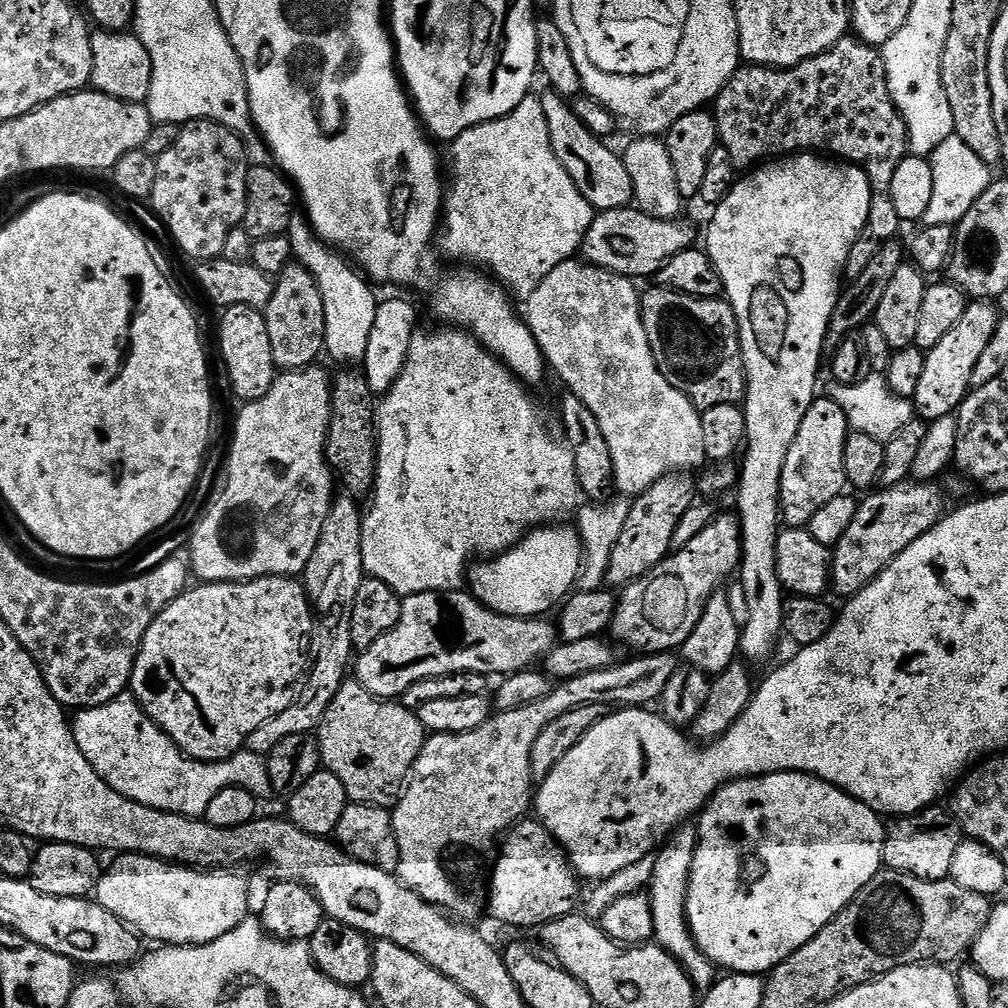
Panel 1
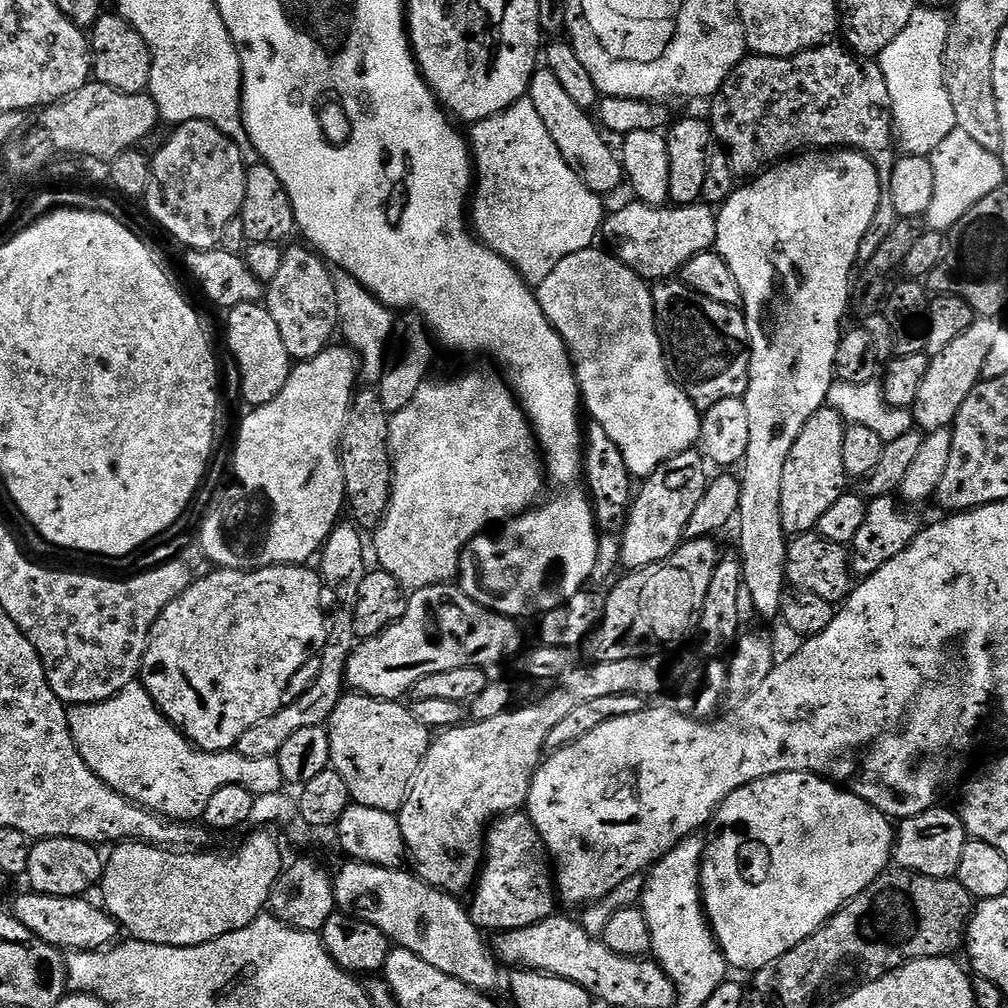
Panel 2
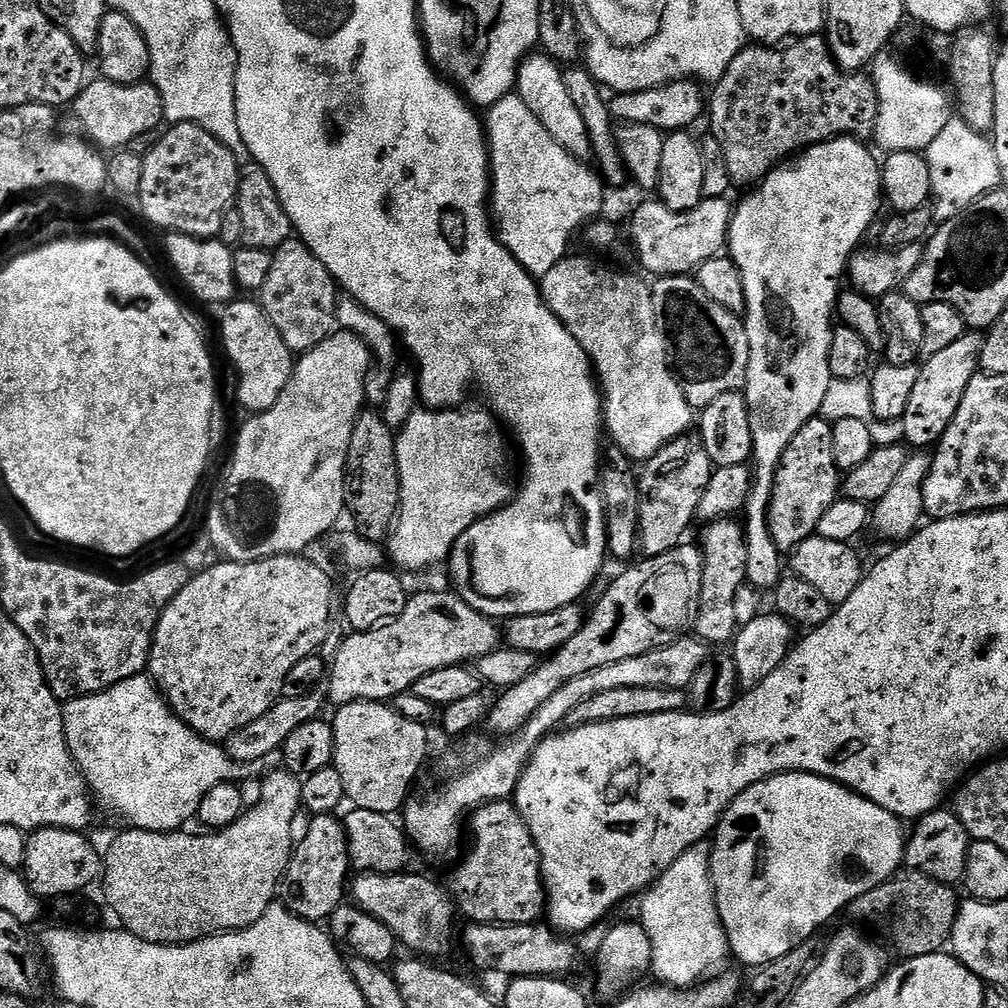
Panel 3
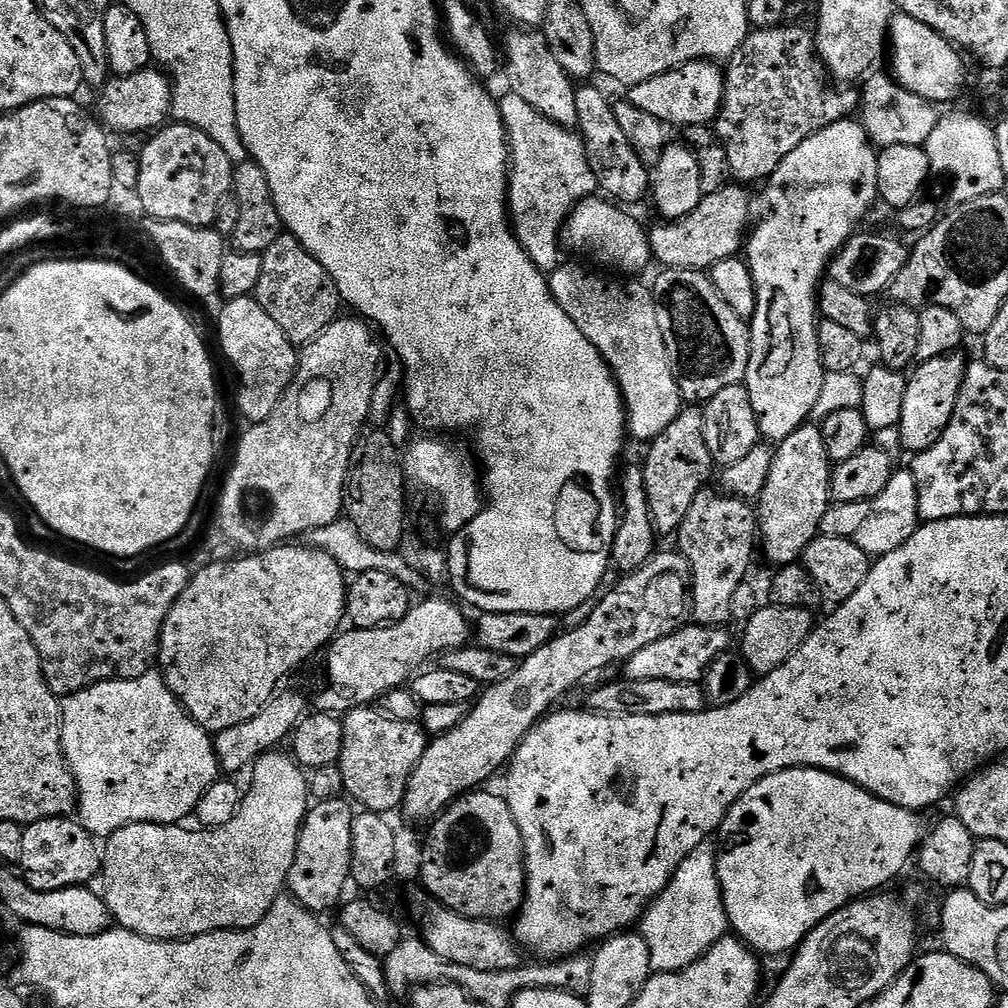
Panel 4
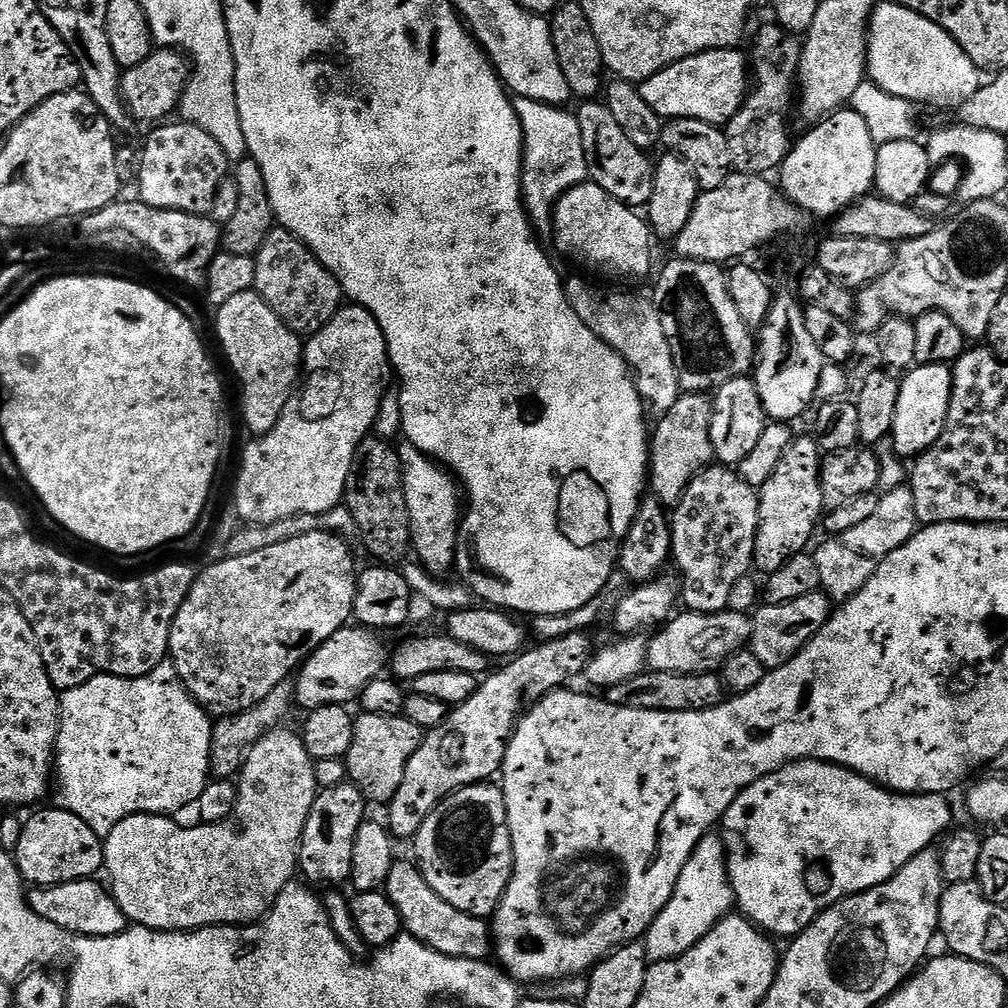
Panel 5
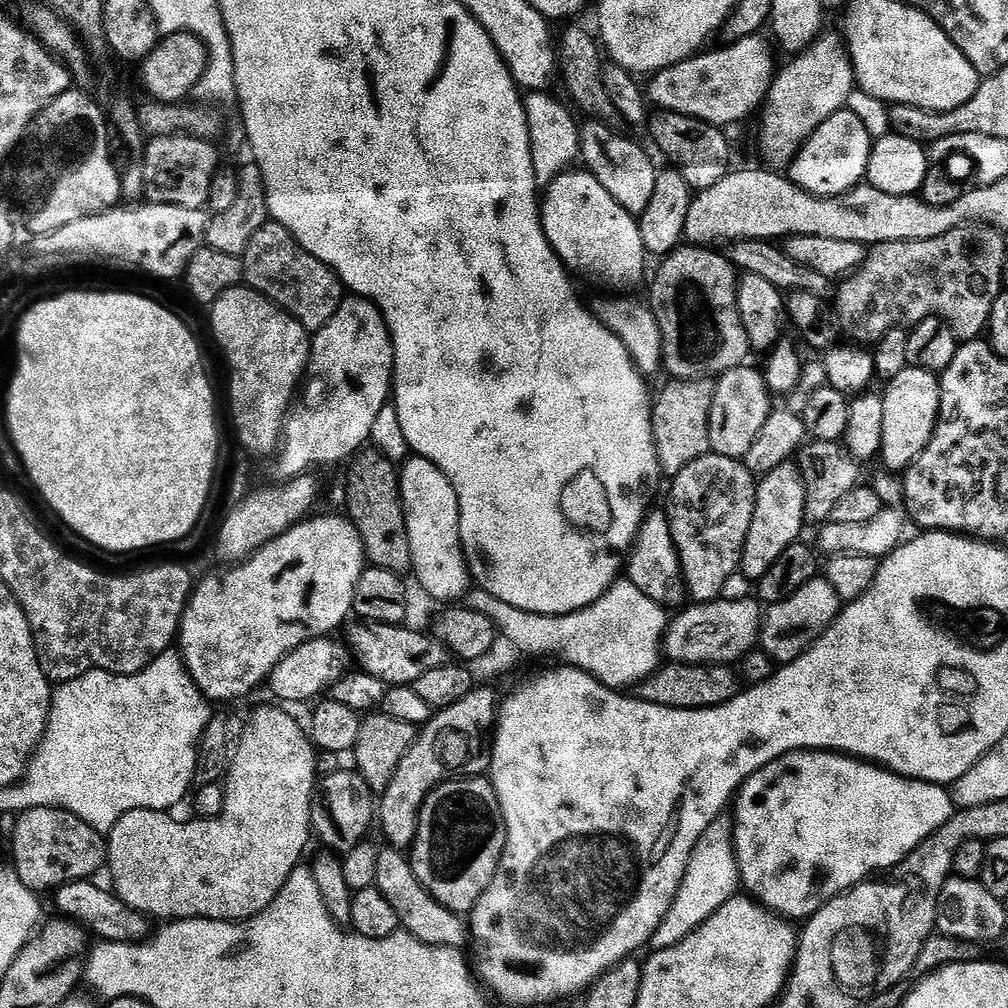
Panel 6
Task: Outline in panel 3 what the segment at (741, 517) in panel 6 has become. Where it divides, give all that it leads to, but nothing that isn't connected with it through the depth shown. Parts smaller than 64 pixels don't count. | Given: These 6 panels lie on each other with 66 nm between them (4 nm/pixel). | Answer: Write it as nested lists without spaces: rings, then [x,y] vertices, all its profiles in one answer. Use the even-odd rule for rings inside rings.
[[[732,518],[714,520],[703,525],[704,533],[698,539],[698,547],[704,556],[702,570],[702,598],[694,632],[710,646],[731,645],[738,631],[738,614],[734,611],[734,597],[748,579],[746,570],[746,533],[743,523]]]

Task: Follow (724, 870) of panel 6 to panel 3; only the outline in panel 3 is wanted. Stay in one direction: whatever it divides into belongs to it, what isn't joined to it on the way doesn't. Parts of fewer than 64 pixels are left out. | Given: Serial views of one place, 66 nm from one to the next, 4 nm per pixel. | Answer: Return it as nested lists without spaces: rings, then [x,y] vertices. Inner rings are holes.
[[[711,839],[700,840],[694,846],[690,846],[690,850],[686,850],[686,854],[682,854],[682,858],[678,858],[674,862],[674,866],[670,866],[666,871],[660,873],[660,879],[652,883],[652,887],[643,893],[644,901],[640,904],[639,923],[644,925],[646,934],[650,934],[650,946],[652,947],[652,967],[651,975],[657,976],[657,981],[663,982],[672,988],[695,988],[705,978],[711,977],[717,970],[725,967],[724,959],[729,959],[730,949],[728,947],[728,935],[722,926],[722,918],[718,914],[718,906],[716,905],[716,891],[714,890],[714,882],[712,881],[712,846]]]

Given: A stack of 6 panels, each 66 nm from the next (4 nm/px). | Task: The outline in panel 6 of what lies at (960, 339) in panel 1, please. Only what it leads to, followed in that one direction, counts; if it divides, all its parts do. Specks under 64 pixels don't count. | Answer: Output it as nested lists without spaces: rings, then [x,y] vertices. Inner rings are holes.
[[[909,366],[902,370],[893,380],[887,381],[886,390],[883,389],[884,409],[882,410],[882,446],[879,459],[884,460],[883,467],[893,474],[903,473],[926,450],[926,446],[932,440],[936,429],[936,421],[940,419],[940,381],[937,373],[927,372],[921,368]]]

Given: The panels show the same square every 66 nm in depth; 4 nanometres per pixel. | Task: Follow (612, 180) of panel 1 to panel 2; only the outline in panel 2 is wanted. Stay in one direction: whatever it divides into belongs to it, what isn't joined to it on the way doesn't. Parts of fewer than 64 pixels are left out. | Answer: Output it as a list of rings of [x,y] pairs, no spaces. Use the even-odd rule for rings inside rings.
[[[547,70],[533,72],[526,98],[534,102],[534,110],[538,110],[542,122],[546,125],[546,131],[550,138],[554,138],[554,146],[562,150],[562,158],[566,158],[570,170],[574,170],[574,174],[578,174],[578,178],[582,178],[582,182],[586,182],[590,190],[604,198],[607,197],[607,192],[612,192],[620,183],[625,183],[623,163],[618,159],[617,153],[616,156],[612,153],[611,146],[604,141],[606,136],[599,123],[585,108],[578,106],[578,102],[570,99],[570,94],[566,94],[562,82],[558,82],[554,74]]]

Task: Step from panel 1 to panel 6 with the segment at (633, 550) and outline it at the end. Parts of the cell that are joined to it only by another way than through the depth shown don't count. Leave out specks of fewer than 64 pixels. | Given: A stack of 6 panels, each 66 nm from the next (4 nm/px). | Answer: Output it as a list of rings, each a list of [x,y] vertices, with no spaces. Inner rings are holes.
[[[669,379],[669,384],[655,397],[652,406],[652,441],[656,443],[656,453],[661,473],[665,477],[675,478],[686,466],[698,462],[703,456],[712,452],[710,442],[710,410],[714,402],[716,385],[711,380],[678,380]]]

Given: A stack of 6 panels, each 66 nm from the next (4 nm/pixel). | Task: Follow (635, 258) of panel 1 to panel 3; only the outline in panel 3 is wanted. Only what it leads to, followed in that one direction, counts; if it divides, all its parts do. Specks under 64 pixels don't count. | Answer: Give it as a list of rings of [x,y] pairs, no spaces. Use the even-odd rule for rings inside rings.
[[[723,196],[701,200],[694,210],[675,212],[659,199],[652,198],[632,212],[632,244],[640,264],[652,278],[695,273],[710,258],[721,255],[728,242],[728,231],[734,211]]]

